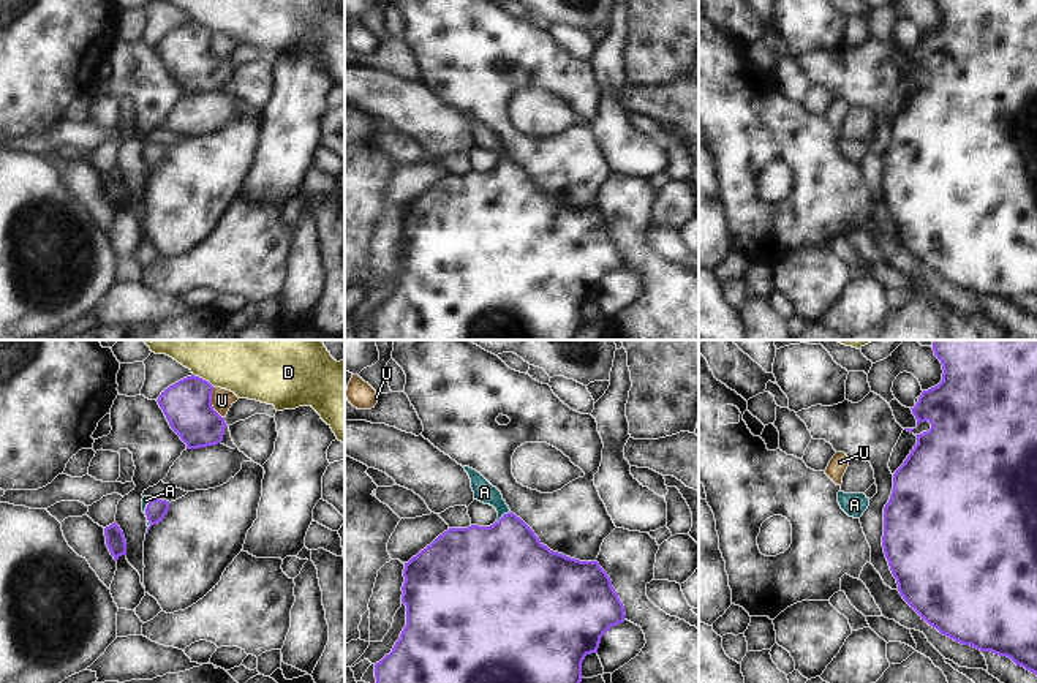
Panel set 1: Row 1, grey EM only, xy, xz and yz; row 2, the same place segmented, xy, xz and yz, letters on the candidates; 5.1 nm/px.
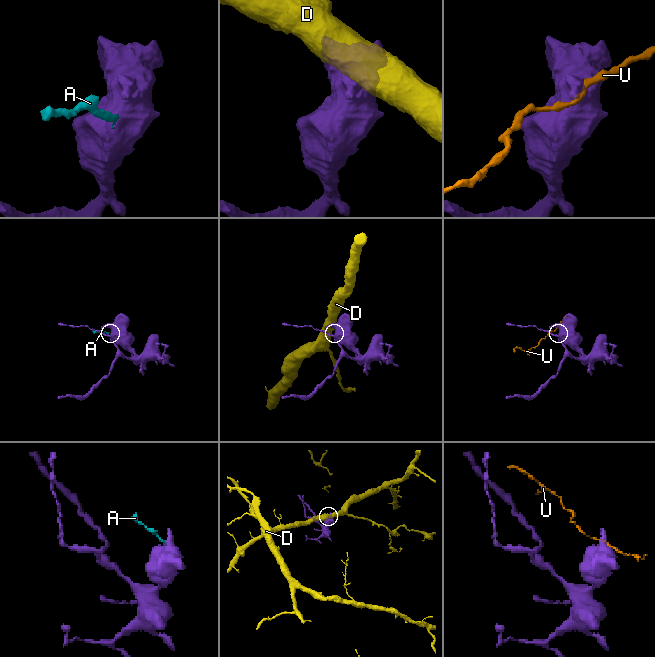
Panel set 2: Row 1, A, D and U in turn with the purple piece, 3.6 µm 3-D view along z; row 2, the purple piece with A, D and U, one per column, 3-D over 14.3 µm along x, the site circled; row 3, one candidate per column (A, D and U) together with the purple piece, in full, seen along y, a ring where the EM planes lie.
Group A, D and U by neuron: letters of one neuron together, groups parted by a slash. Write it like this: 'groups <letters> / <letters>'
groups A / D / U

